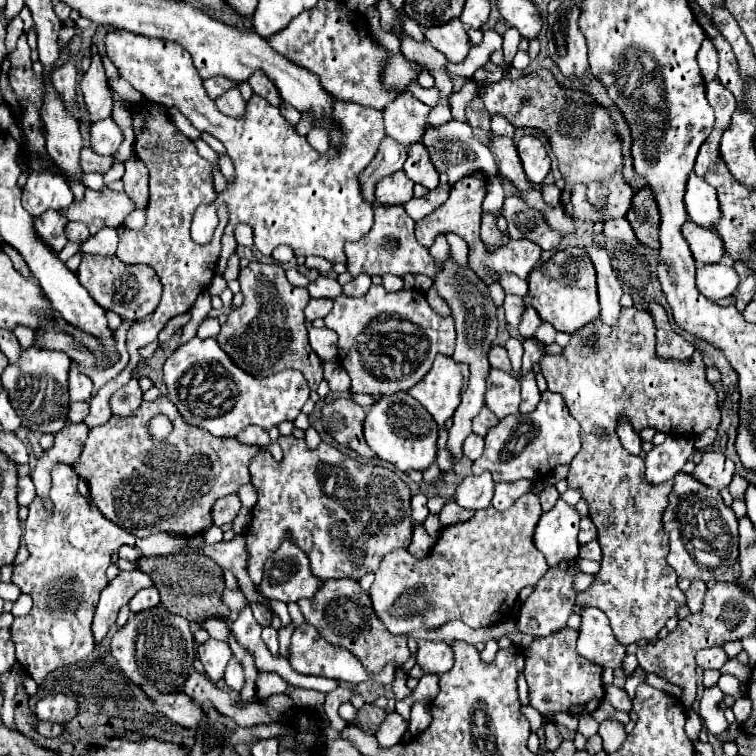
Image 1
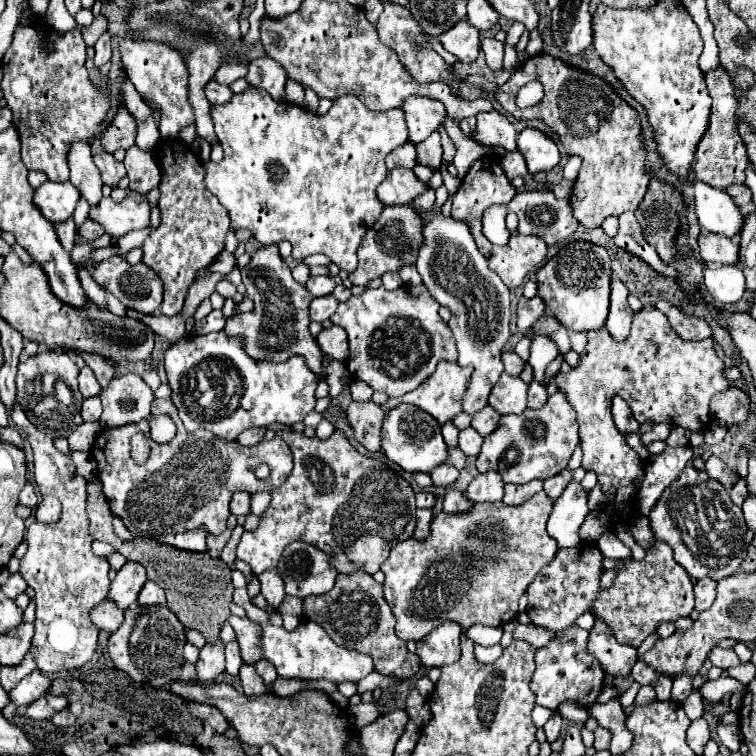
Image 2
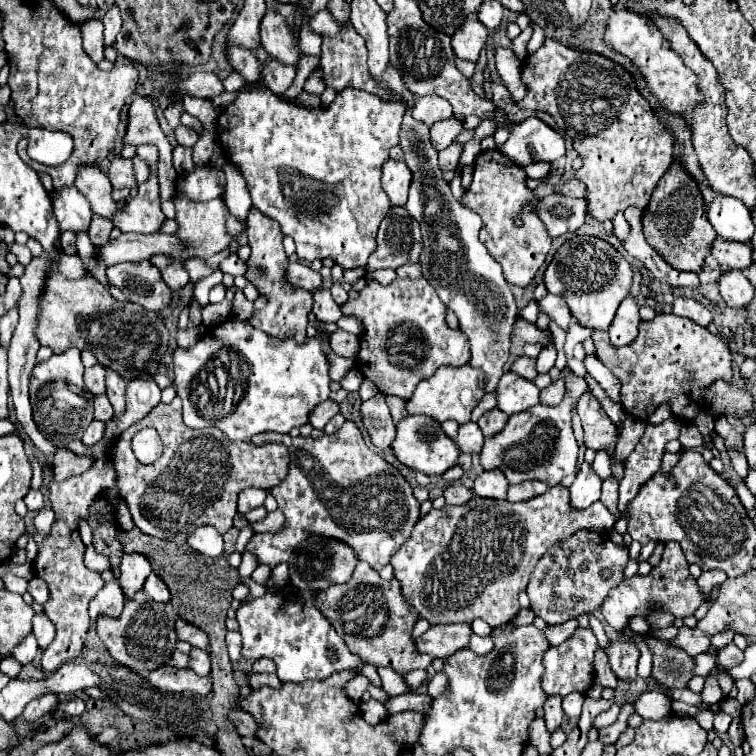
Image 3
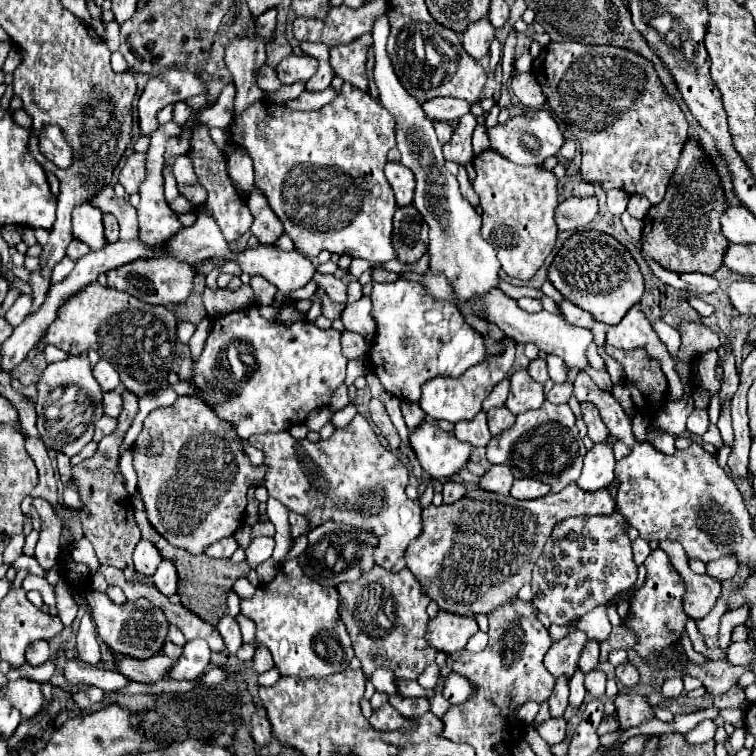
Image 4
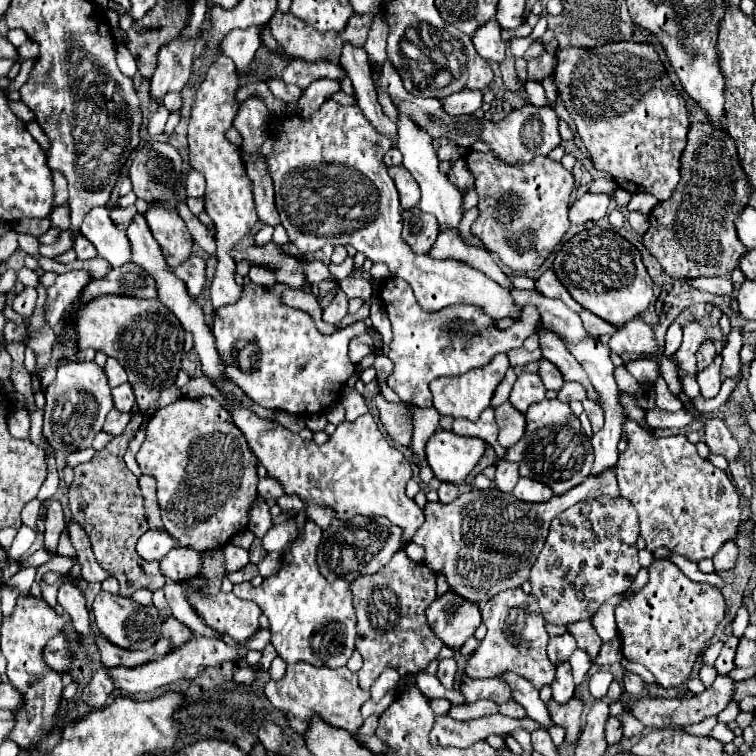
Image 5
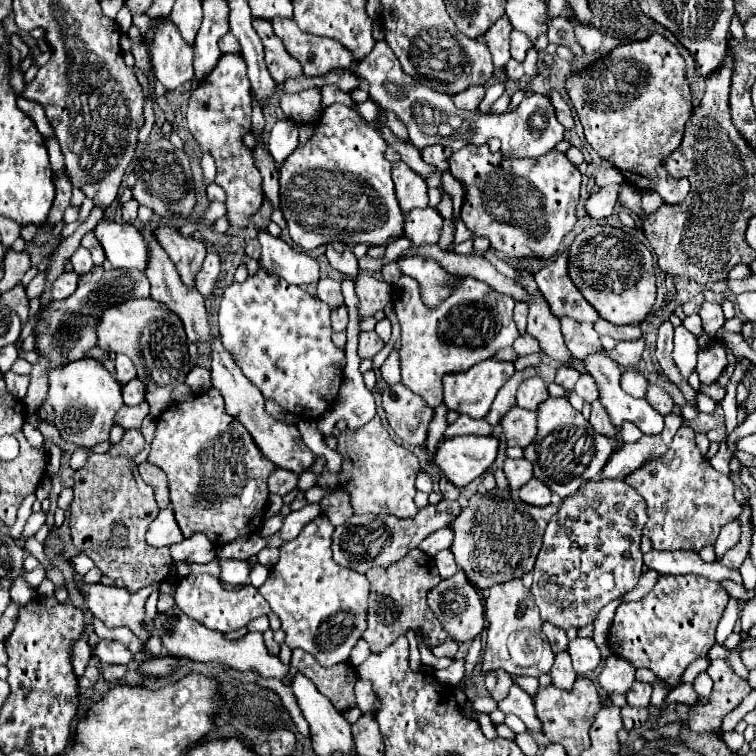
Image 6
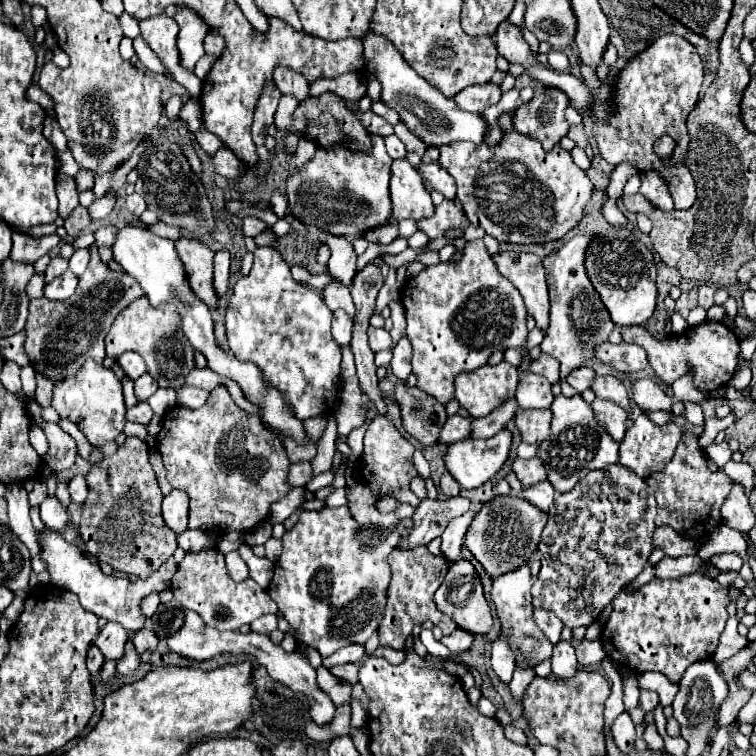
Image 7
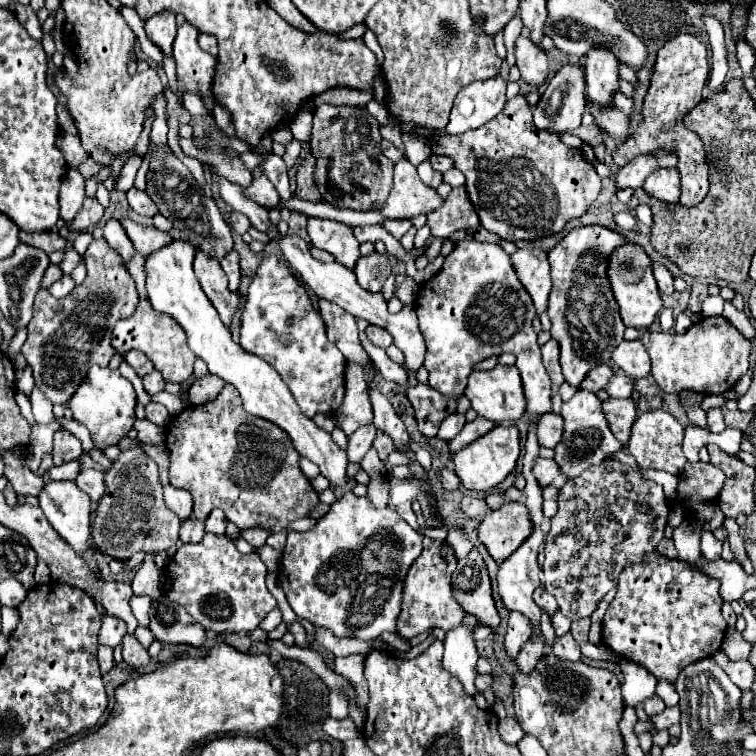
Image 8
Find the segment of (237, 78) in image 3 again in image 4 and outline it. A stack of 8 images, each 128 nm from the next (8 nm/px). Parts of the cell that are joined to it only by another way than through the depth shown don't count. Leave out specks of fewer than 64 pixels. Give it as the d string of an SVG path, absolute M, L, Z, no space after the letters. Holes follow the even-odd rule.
M226 84L222 94L220 94L220 100L210 106L210 108L204 108L204 110L198 110L198 114L194 116L194 126L196 124L204 124L208 128L226 128L232 120L232 112L234 112L234 96L236 96L236 90L234 90L234 84ZM168 122L164 126L160 126L160 130L156 134L152 134L150 146L146 150L146 180L140 184L140 190L138 190L140 204L138 204L136 212L138 212L138 238L144 240L152 248L156 248L162 242L166 242L178 230L182 230L182 224L178 222L178 216L168 208L168 204L164 200L164 190L162 190L162 184L164 184L164 180L162 180L162 156L164 156L166 140L179 136L182 132L184 132L184 124Z

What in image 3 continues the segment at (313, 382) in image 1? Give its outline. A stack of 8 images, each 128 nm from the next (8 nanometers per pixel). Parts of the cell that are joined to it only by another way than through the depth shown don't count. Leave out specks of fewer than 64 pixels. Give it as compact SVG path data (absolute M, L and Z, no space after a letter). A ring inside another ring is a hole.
M250 210L248 214L248 228L246 228L248 240L250 240L250 248L252 254L246 260L248 270L246 270L246 280L250 284L256 286L256 290L268 298L268 304L264 310L254 312L246 322L252 324L254 328L266 332L268 336L276 338L276 340L286 340L286 338L294 338L298 344L306 342L306 326L308 326L308 314L312 310L312 292L300 290L300 288L292 288L292 284L288 284L288 280L284 280L284 272L288 268L288 258L284 254L284 246L282 246L282 232L280 226L276 222L272 222L270 218L262 216L258 210Z

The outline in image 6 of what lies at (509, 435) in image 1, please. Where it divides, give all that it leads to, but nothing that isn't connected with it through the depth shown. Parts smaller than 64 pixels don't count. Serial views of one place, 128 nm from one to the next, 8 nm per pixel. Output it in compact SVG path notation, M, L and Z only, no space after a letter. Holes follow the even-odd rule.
M548 398L538 408L538 432L536 444L524 448L524 458L534 466L534 478L544 482L562 500L572 496L580 484L598 476L612 454L612 440L592 430L590 422L576 412L568 398Z

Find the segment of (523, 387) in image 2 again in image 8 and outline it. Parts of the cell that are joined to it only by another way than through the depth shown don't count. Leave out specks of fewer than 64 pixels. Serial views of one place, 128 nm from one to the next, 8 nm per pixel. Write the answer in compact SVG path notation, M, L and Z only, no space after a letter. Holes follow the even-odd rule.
M478 240L458 242L446 256L442 270L420 286L414 308L426 342L424 368L428 370L428 384L434 390L448 398L458 398L466 388L468 374L478 362L494 354L512 352L518 358L516 368L524 382L526 412L540 416L552 410L550 378L542 366L540 346L532 330L536 316L534 304L500 246Z

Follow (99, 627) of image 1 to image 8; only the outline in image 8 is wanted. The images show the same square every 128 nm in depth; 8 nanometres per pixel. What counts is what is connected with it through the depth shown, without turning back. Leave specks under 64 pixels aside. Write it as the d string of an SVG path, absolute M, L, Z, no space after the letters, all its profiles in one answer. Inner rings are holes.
M164 486L164 502L166 506L180 518L180 520L188 520L192 514L192 496L188 490L182 488L174 488L174 486Z

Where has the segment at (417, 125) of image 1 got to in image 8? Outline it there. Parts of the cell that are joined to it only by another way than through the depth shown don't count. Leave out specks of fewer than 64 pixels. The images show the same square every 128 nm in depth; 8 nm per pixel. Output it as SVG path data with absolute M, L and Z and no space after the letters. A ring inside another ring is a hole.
M500 76L472 82L454 100L444 134L462 134L492 120L506 104L506 82Z

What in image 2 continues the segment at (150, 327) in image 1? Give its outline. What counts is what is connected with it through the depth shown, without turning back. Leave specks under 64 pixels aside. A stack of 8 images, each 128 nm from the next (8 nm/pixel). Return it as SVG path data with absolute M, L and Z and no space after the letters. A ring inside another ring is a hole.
M168 140L162 142L164 146L156 146L154 154L158 160L158 166L162 170L162 178L160 178L160 200L158 200L158 208L160 208L160 226L144 240L142 244L142 262L152 268L164 282L164 302L162 302L162 314L164 316L174 316L182 310L188 288L194 284L196 274L204 268L208 268L216 256L224 250L224 236L228 232L230 220L228 220L228 212L224 212L224 206L216 200L216 196L212 196L212 192L208 192L204 188L204 164L202 160L194 154L192 148L182 146L178 142L174 142L174 146L170 146Z

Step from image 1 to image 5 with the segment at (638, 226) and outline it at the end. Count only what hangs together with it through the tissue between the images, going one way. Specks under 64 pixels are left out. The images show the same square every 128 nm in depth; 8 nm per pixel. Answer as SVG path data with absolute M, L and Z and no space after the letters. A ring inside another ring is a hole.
M712 122L692 124L688 146L680 158L680 184L670 200L652 208L650 228L642 242L672 278L728 276L746 252L744 244L736 240L734 218L748 198L750 184L740 166L734 140Z

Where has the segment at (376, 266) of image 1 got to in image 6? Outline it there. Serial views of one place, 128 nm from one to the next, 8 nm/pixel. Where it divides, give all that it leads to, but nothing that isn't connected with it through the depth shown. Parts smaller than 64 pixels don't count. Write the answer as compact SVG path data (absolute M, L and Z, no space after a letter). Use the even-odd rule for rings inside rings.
M420 208L406 214L404 234L412 242L412 246L436 244L442 230L442 218L434 208Z

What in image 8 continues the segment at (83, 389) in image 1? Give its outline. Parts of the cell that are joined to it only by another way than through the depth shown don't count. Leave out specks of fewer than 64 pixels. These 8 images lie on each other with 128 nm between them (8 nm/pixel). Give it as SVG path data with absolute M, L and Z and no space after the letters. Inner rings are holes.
M136 350L126 352L126 354L124 354L124 360L134 368L134 372L136 372L140 378L146 376L146 374L150 374L150 372L154 370L152 362L150 362L142 352L136 352Z

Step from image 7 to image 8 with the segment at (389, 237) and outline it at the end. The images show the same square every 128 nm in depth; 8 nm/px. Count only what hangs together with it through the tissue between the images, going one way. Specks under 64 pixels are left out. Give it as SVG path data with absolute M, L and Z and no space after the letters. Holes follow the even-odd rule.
M386 220L386 222L382 224L382 228L384 228L386 232L390 232L396 240L400 240L400 238L412 228L412 222L410 222L410 220Z

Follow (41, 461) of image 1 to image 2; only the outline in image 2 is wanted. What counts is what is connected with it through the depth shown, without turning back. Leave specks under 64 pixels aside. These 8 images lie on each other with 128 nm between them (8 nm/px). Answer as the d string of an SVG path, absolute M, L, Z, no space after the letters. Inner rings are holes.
M84 422L80 426L76 426L76 430L68 436L68 444L70 444L70 452L88 452L96 440L96 436L100 434L100 424L98 422ZM42 496L34 516L38 522L56 522L60 518L60 502L52 496Z

